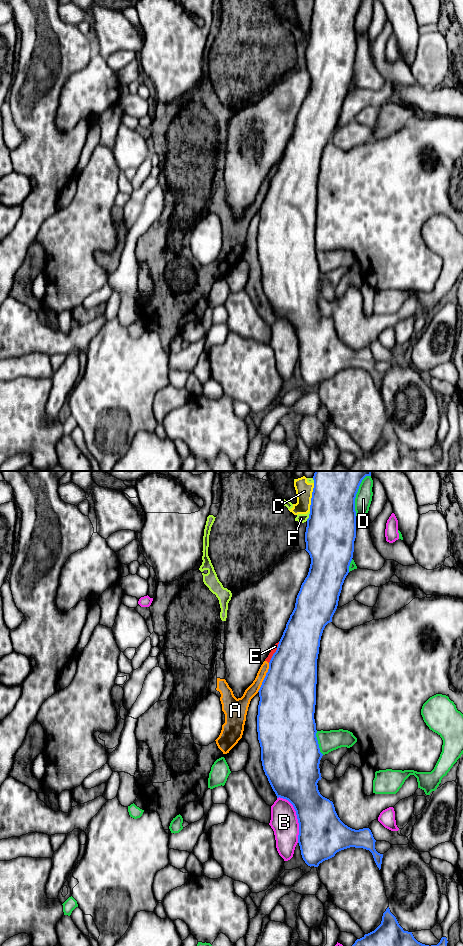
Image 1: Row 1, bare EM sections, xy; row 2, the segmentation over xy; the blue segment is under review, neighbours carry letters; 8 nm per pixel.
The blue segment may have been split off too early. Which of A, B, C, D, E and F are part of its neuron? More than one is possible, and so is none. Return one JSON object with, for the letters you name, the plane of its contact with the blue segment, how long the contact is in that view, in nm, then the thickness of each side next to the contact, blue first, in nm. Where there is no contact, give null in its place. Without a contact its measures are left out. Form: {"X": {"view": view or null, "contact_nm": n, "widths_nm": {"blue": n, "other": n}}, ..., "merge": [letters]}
{"merge": []}

